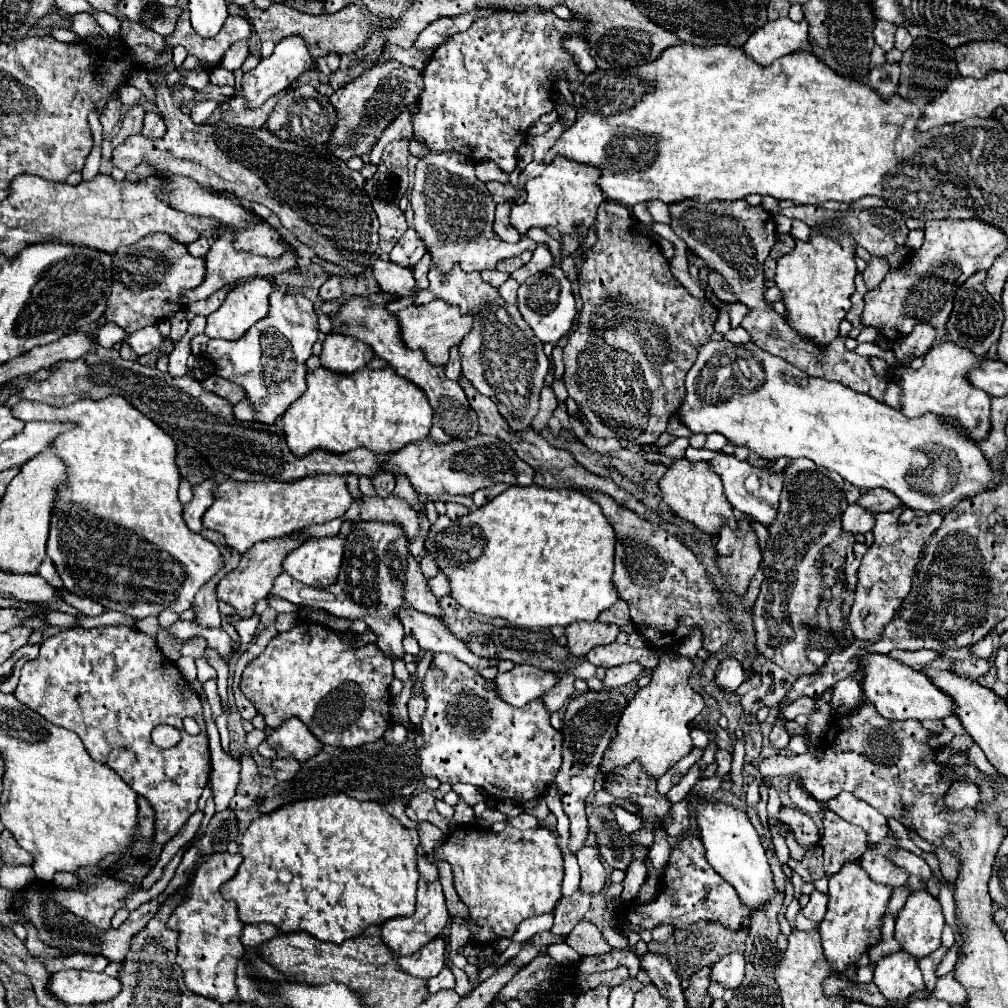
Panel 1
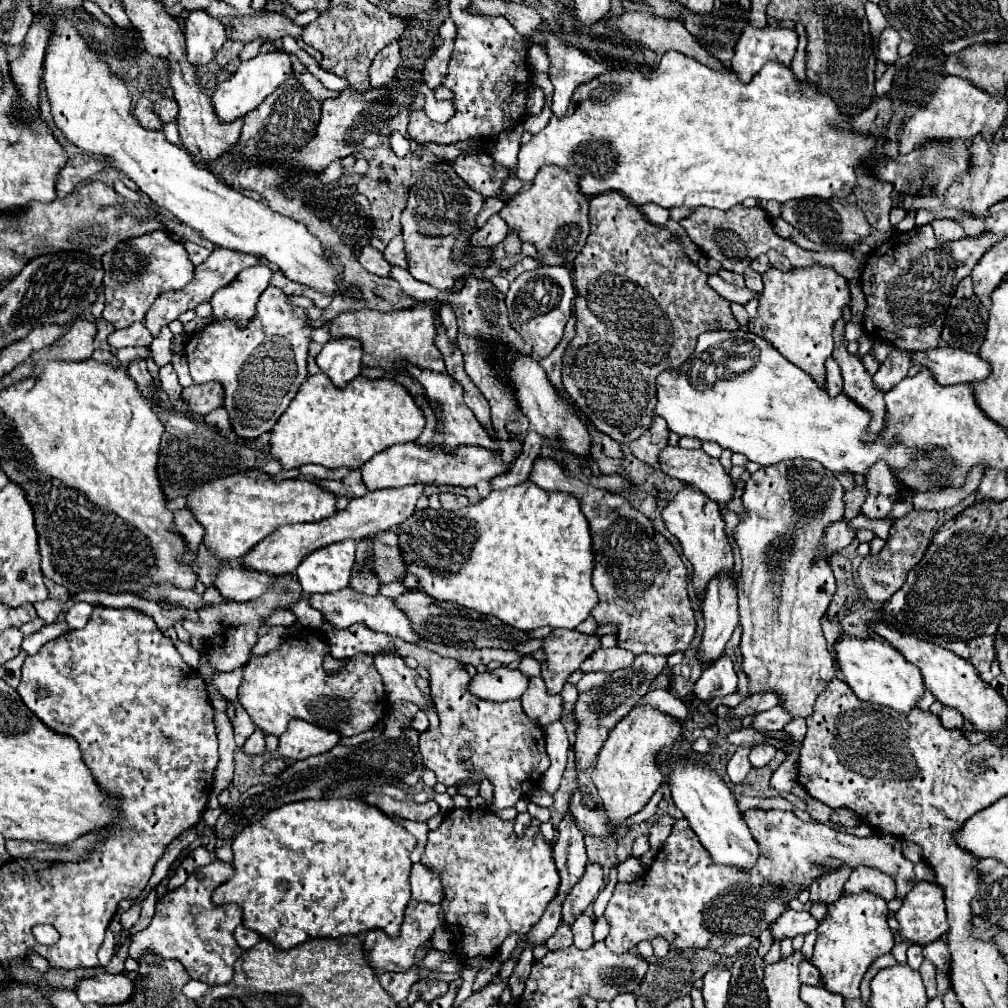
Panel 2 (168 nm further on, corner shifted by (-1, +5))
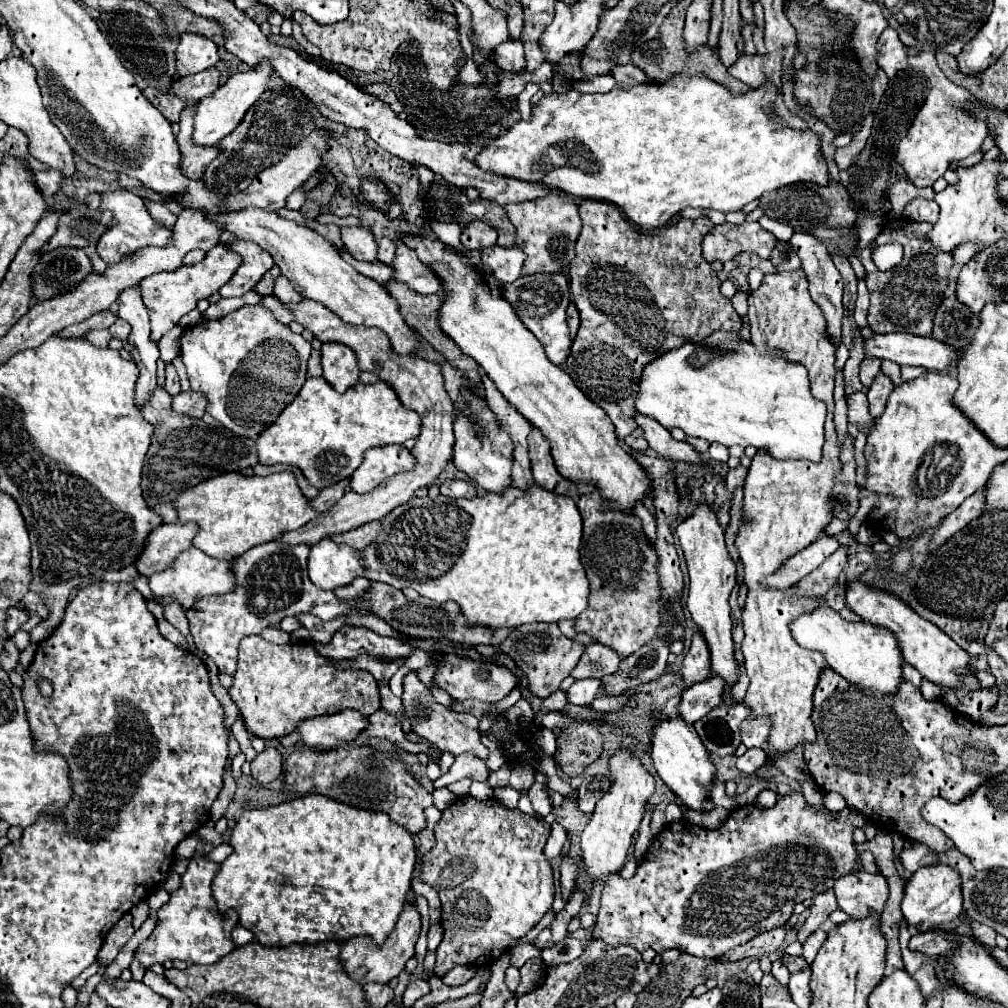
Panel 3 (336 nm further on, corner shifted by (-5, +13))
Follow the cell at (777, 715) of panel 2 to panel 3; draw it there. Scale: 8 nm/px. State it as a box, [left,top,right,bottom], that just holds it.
[740,717,770,749]

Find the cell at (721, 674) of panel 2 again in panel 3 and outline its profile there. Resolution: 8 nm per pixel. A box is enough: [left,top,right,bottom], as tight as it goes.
[678,677,724,725]

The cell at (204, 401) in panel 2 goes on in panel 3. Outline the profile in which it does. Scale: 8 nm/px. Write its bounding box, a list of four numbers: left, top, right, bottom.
[172,391,206,417]

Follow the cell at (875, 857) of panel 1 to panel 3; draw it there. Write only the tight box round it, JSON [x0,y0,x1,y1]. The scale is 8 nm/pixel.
[834,871,888,919]

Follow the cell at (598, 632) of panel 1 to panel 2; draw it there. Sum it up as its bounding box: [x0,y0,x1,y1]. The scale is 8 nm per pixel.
[542,629,600,693]

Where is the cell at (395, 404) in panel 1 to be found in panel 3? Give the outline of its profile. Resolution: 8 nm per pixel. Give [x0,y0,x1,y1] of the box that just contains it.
[256,377,420,491]

